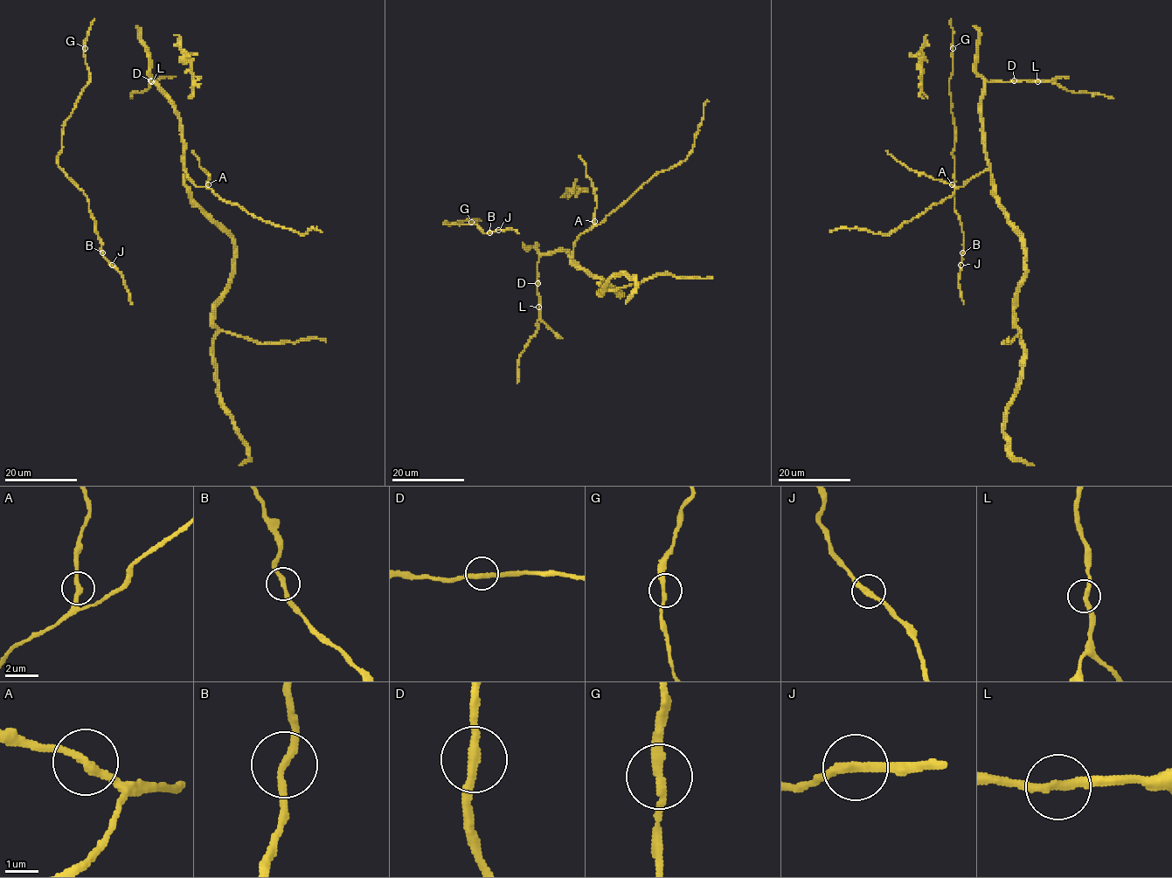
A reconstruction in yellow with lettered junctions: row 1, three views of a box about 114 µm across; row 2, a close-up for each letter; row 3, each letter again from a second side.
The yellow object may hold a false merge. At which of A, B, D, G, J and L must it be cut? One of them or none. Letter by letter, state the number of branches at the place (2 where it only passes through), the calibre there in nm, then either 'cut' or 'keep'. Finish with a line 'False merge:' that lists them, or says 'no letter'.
A: 2 branches meet; 240 nm thick; keep
B: 2 branches meet; 240 nm thick; keep
D: 2 branches meet; 280 nm thick; keep
G: 2 branches meet; 280 nm thick; keep
J: 2 branches meet; 280 nm thick; keep
L: 2 branches meet; 260 nm thick; keep
False merge: no letter

